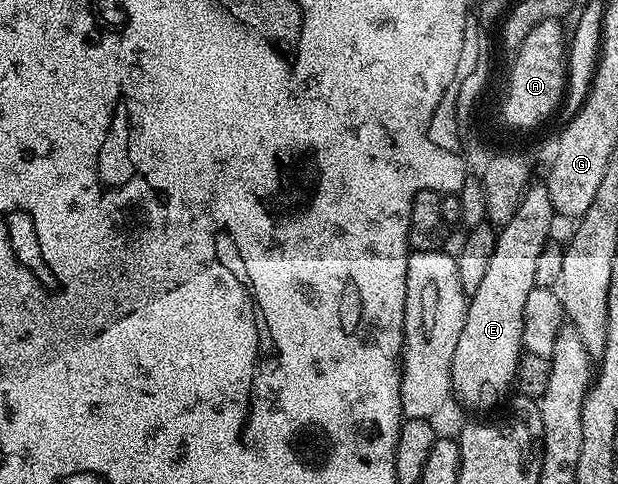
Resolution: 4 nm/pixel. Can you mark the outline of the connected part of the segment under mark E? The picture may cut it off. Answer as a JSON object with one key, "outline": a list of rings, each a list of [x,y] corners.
{"outline":[[[545,182],[536,183],[527,186],[523,191],[521,199],[518,200],[518,207],[514,210],[512,221],[505,223],[497,232],[496,249],[492,253],[492,261],[488,264],[484,278],[480,280],[480,289],[476,289],[476,293],[469,296],[466,304],[464,329],[460,333],[460,341],[456,344],[456,354],[452,357],[450,390],[453,398],[459,399],[470,411],[486,411],[511,394],[518,362],[524,353],[522,346],[524,303],[528,293],[535,287],[536,261],[540,257],[540,249],[544,249],[544,245],[551,242],[550,226],[556,222]]]}

